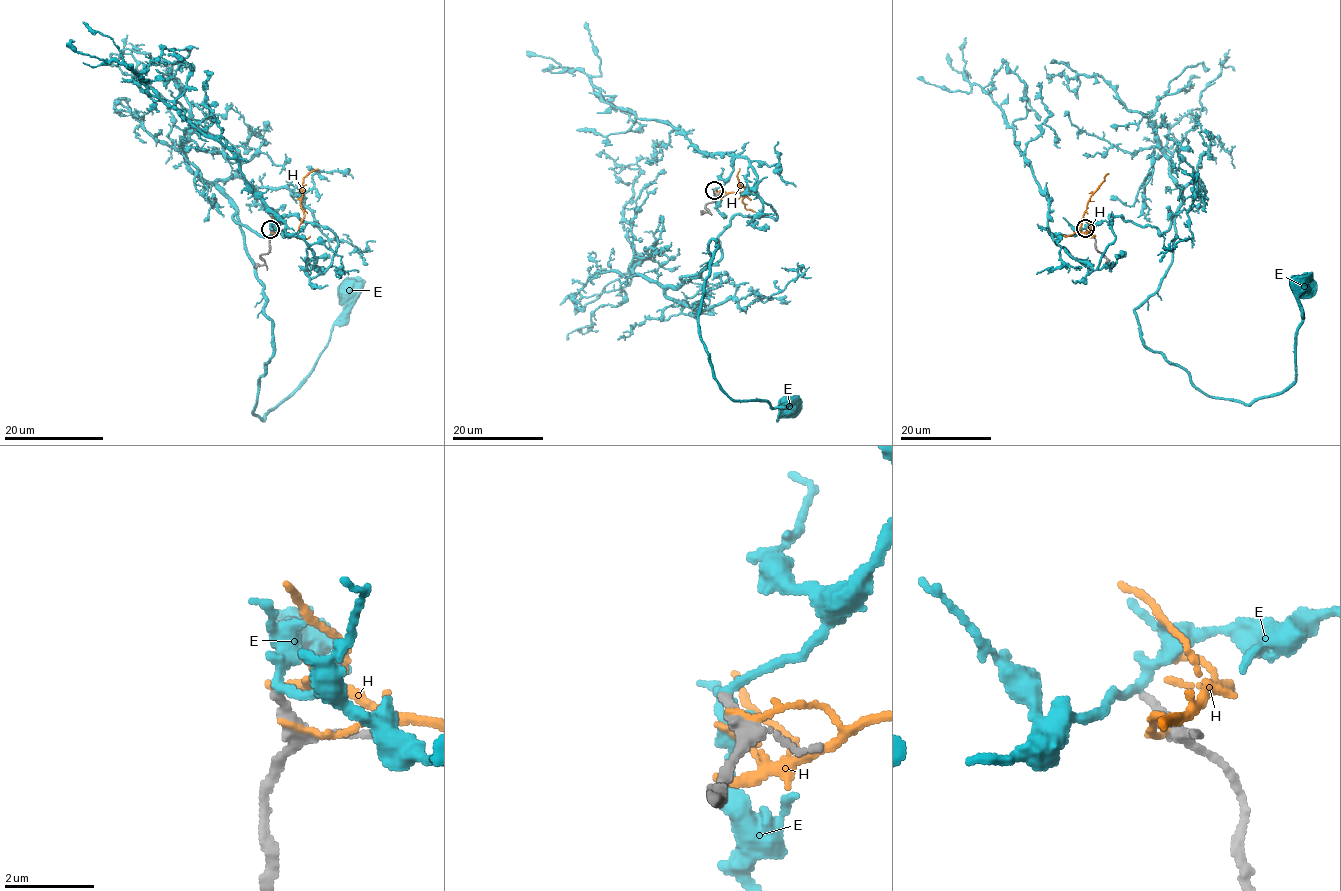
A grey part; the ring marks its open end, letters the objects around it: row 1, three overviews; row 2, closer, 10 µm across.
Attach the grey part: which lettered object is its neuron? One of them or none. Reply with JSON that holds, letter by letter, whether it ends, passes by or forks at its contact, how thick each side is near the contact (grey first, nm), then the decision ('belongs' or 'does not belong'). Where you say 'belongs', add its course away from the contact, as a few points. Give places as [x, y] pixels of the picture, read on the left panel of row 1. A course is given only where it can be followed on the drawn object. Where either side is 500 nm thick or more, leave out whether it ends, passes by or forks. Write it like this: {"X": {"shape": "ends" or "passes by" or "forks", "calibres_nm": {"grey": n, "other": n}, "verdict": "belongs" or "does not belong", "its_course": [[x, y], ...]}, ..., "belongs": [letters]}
{"E": {"shape": "passes by", "calibres_nm": {"grey": 260, "other": 220}, "verdict": "does not belong"}, "H": {"shape": "ends", "calibres_nm": {"grey": 320, "other": 120}, "verdict": "does not belong"}, "belongs": []}

